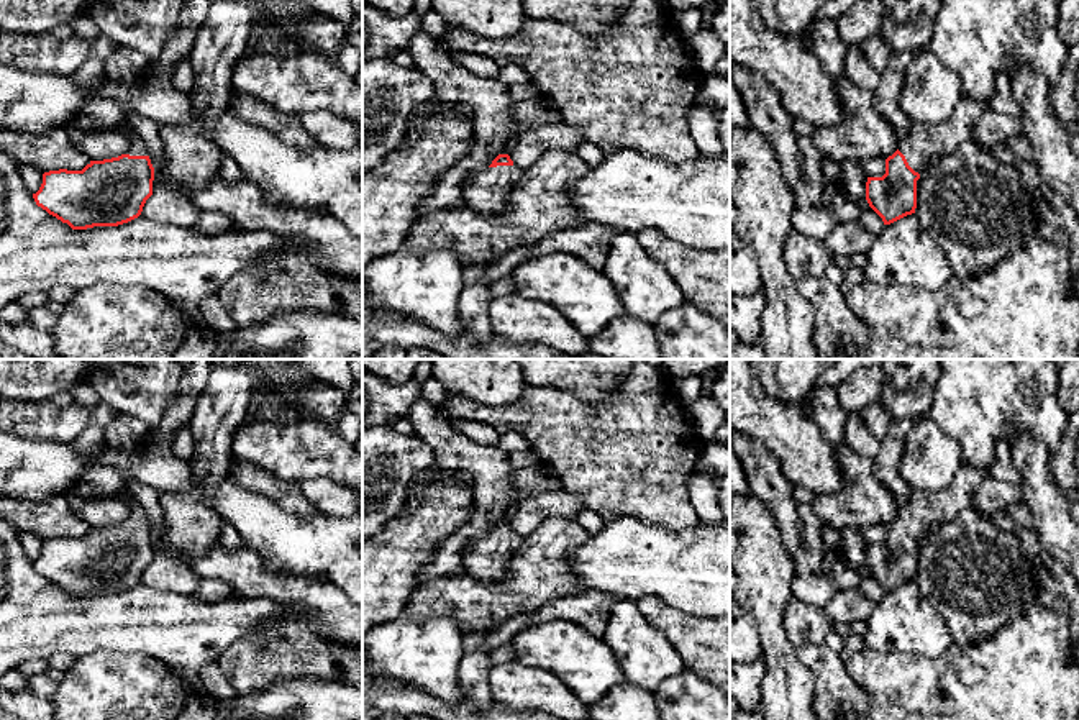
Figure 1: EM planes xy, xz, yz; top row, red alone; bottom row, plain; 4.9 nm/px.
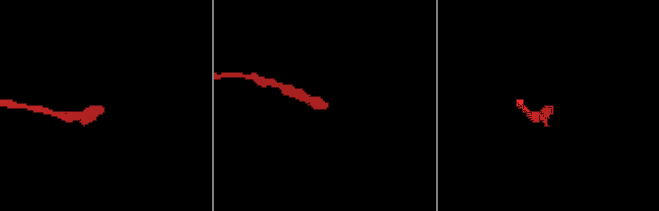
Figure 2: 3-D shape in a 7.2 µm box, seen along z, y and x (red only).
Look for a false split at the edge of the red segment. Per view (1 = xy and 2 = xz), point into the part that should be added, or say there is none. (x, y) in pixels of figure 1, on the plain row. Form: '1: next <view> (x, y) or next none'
1: next xy (136, 514)
2: next xz (487, 560)

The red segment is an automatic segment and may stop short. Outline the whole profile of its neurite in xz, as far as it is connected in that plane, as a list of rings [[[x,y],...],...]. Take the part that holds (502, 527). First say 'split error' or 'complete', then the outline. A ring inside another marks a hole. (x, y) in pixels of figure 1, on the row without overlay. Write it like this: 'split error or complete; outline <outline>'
split error; outline [[[499,522],[485,538],[466,546],[466,571],[487,582],[505,579],[508,563],[521,543],[523,538],[513,531],[508,522]]]

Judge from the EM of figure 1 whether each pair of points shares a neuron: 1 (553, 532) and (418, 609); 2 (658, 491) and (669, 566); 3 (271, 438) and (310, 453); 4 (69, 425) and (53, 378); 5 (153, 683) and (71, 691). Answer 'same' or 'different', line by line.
1: same
2: different
3: same
4: different
5: same

